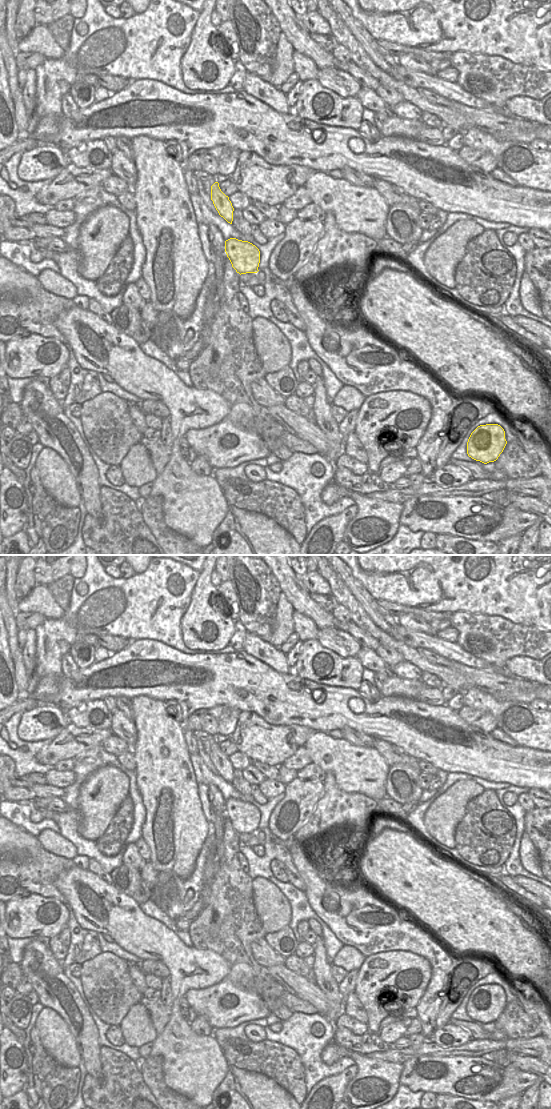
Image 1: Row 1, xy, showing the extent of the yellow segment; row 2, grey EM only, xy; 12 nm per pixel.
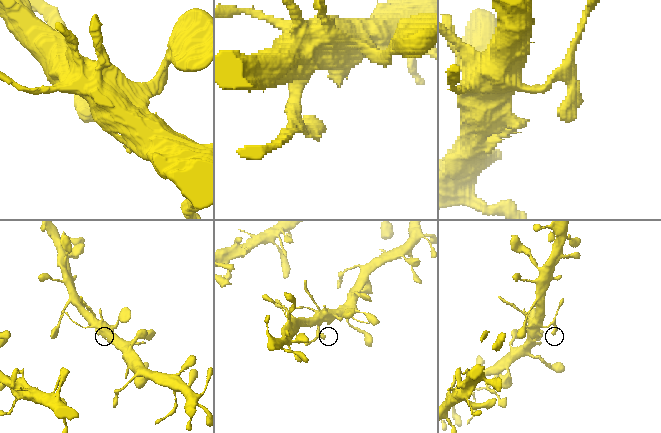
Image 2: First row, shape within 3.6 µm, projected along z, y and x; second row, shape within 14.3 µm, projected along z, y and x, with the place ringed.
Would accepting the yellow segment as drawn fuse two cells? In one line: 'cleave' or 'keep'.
cleave

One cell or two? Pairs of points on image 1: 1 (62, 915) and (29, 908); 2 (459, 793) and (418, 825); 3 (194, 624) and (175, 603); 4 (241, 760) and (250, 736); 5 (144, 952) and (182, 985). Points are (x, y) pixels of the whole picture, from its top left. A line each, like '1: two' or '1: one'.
1: one
2: two
3: two
4: two
5: one

